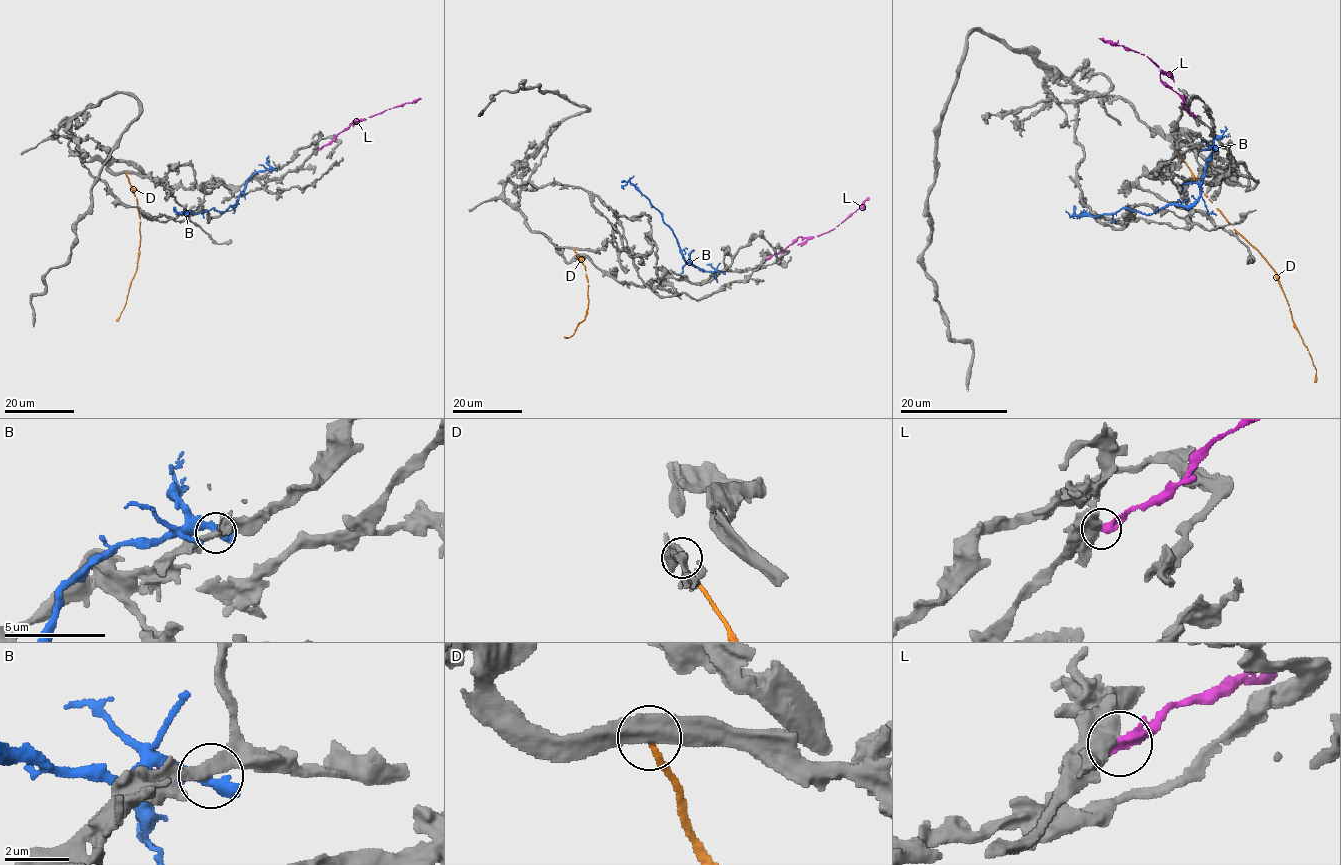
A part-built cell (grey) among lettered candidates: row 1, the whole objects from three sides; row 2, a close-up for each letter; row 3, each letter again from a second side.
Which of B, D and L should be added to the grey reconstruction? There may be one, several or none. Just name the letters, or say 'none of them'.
none of them

